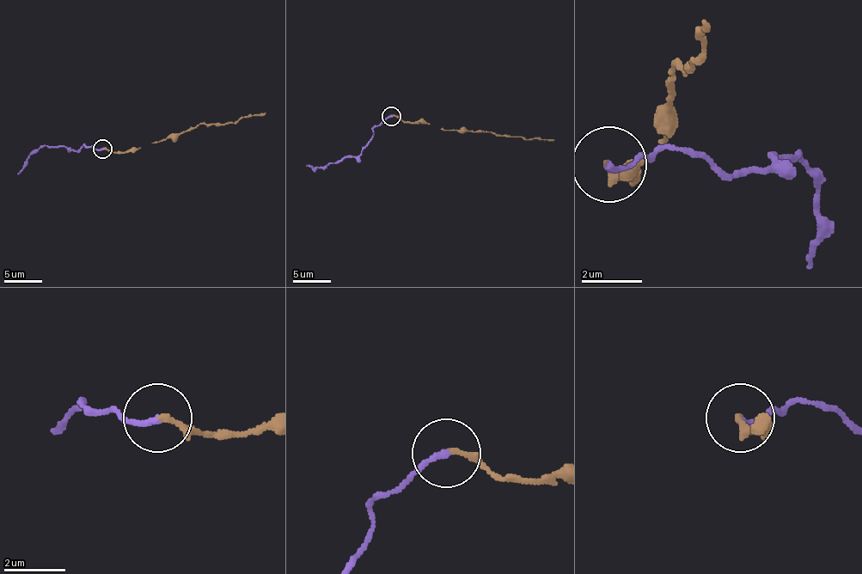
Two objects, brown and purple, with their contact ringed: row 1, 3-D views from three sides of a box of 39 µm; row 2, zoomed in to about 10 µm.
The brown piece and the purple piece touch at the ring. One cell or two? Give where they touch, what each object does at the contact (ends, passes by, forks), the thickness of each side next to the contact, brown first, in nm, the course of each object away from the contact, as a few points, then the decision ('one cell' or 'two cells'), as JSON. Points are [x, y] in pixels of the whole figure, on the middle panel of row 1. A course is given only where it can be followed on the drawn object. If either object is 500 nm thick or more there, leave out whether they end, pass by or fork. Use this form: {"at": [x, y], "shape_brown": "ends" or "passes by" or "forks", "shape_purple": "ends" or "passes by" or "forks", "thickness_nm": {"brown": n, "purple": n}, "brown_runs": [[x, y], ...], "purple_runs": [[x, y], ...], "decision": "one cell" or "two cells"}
{"at": [391, 116], "shape_brown": "ends", "shape_purple": "ends", "thickness_nm": {"brown": 150, "purple": 200}, "brown_runs": [[391, 114], [404, 122], [427, 122], [440, 130], [489, 131], [553, 141]], "purple_runs": [[391, 116], [372, 130], [374, 135], [361, 154], [323, 167], [306, 165]], "decision": "one cell"}

